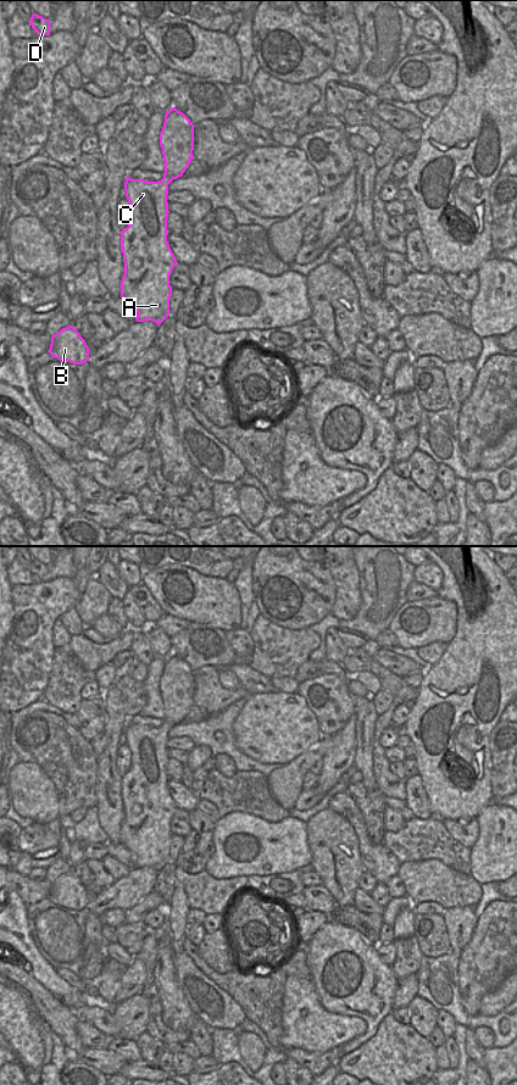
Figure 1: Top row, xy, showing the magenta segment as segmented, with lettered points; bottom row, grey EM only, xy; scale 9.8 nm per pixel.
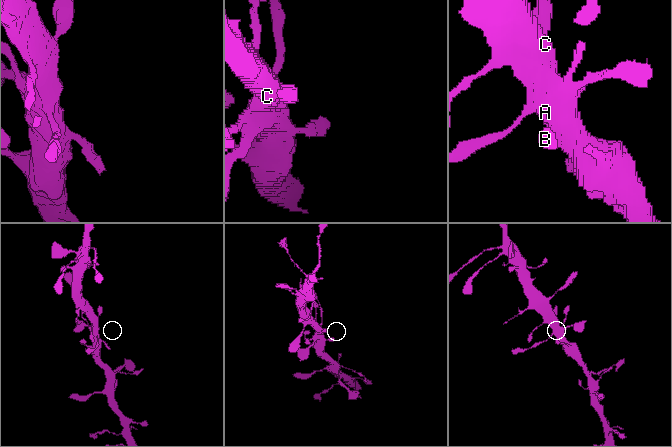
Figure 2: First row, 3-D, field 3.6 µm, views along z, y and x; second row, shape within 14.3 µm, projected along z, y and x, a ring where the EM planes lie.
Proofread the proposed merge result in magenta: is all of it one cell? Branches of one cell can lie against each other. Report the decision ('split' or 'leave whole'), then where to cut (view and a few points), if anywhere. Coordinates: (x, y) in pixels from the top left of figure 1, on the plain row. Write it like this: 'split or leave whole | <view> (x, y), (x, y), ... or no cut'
leave whole | no cut

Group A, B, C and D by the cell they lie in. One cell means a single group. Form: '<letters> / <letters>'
A B C D

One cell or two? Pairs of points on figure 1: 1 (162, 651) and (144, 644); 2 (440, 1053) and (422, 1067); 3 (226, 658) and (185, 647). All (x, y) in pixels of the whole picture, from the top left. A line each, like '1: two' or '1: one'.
1: two
2: two
3: one

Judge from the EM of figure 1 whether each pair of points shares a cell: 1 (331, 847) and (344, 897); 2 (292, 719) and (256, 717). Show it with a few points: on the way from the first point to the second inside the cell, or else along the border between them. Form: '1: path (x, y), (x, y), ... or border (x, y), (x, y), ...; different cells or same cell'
1: path (337, 860), (342, 885); same cell
2: path (283, 719), (265, 719); same cell

